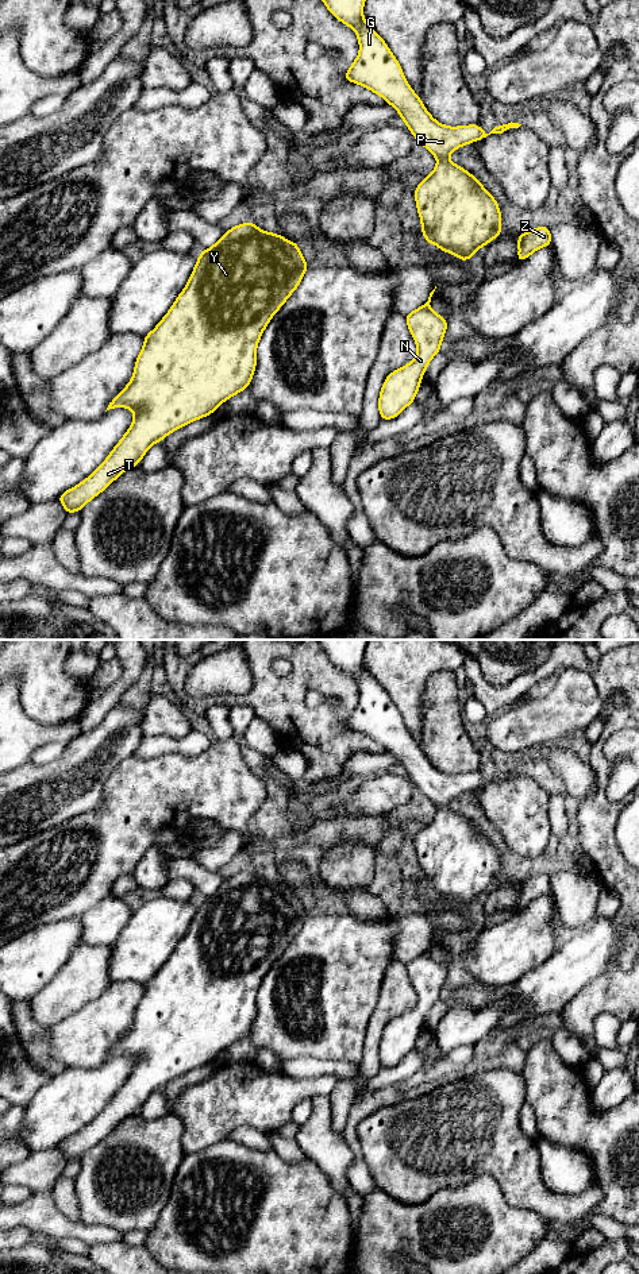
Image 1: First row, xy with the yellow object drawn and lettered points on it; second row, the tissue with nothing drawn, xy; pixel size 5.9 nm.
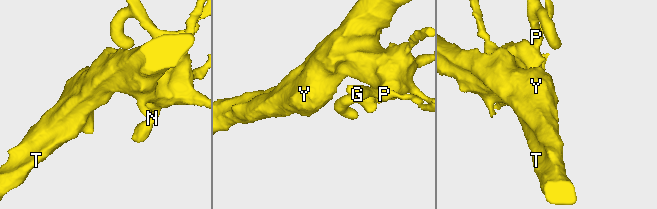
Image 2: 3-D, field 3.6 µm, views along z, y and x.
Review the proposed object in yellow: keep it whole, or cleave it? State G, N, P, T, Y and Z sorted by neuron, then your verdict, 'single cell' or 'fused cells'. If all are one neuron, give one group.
groups G N P T Y Z; single cell

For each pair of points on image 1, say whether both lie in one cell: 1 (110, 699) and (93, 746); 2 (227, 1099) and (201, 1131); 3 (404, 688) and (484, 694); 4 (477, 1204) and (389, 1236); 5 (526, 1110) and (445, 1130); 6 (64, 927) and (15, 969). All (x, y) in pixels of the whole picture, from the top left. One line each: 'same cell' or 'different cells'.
1: different cells
2: same cell
3: different cells
4: same cell
5: different cells
6: same cell

